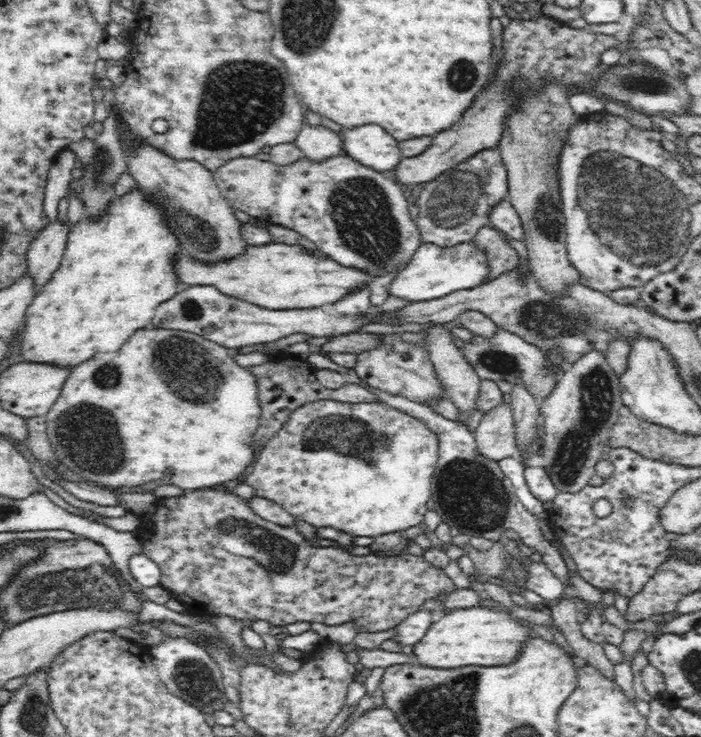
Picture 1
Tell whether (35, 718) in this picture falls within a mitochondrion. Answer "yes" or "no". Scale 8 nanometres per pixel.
yes

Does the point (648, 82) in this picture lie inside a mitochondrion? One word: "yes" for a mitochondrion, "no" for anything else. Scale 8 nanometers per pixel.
yes

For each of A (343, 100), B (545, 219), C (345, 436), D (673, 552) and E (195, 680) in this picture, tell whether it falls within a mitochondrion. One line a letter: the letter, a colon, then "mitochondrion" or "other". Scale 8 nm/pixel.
A: other
B: mitochondrion
C: mitochondrion
D: other
E: mitochondrion

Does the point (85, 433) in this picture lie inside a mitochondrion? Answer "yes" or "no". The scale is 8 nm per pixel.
yes

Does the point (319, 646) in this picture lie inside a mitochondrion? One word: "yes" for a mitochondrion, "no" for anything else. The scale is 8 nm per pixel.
no

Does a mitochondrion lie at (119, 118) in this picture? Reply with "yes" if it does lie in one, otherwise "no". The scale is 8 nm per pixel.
no

